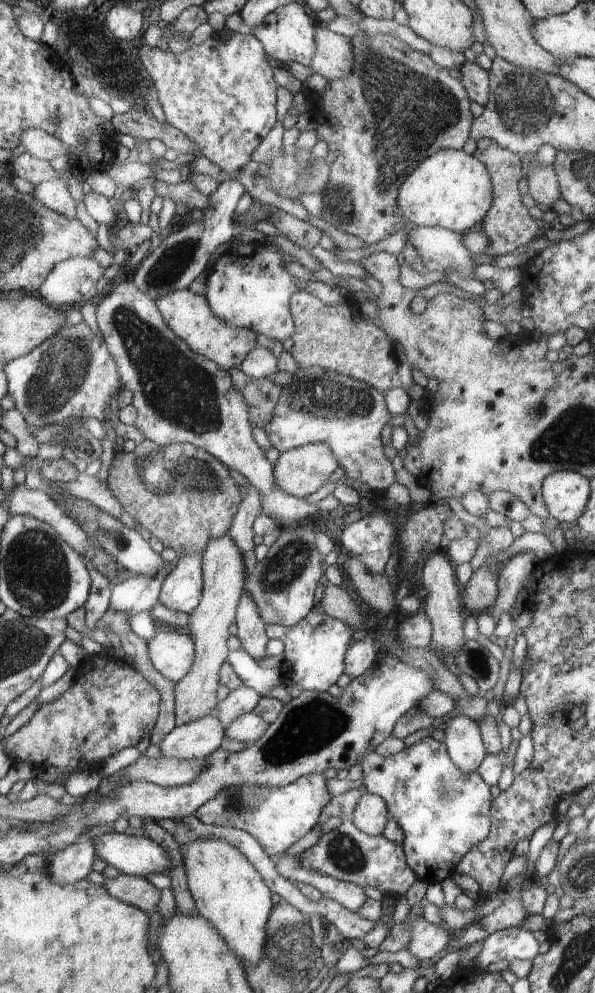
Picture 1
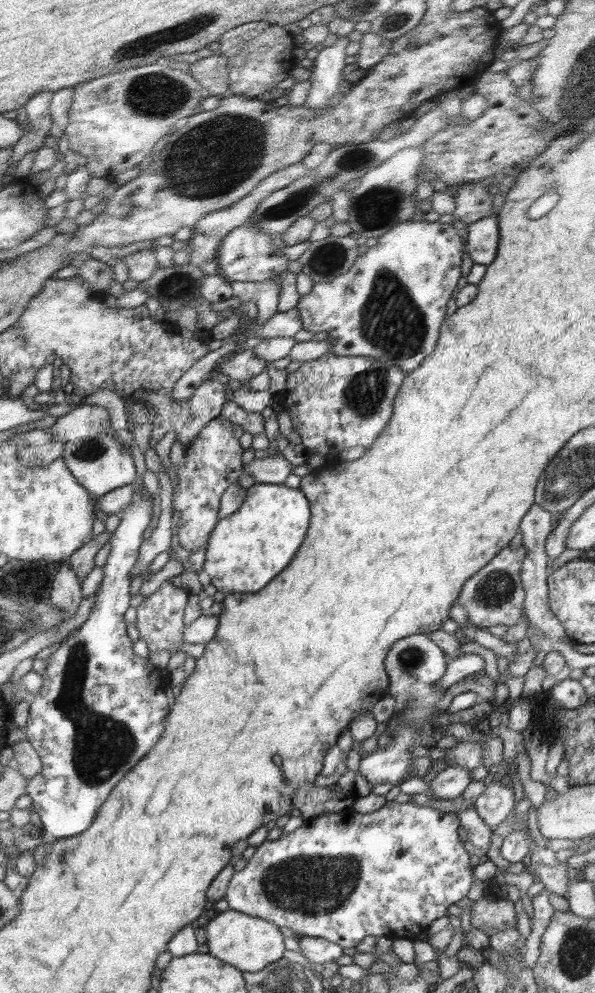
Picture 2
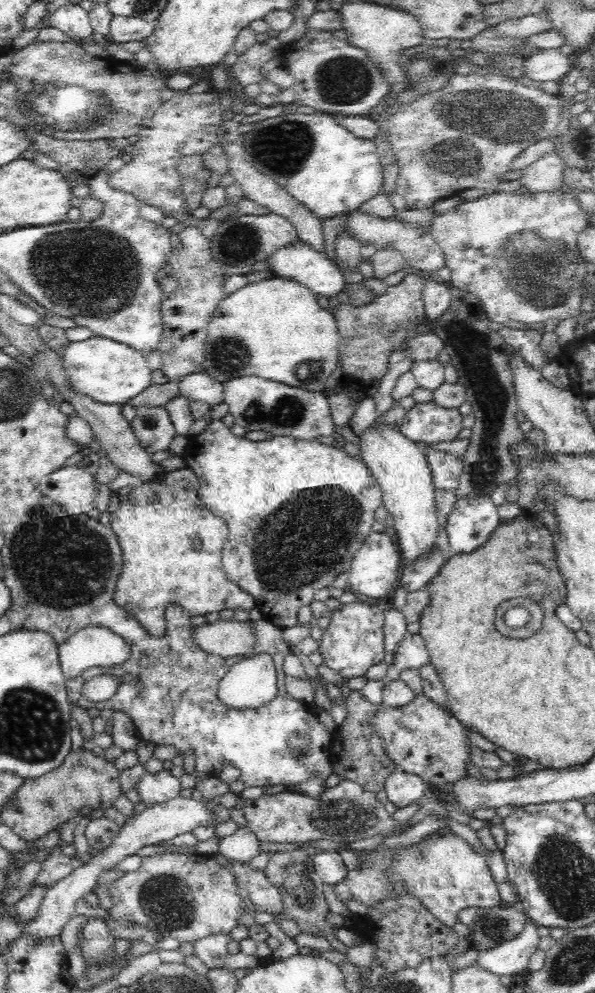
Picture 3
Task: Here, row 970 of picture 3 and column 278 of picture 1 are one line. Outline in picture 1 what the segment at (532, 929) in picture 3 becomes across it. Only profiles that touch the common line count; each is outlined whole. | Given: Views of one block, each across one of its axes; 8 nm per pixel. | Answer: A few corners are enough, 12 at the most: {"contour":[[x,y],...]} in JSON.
{"contour":[[131,279],[96,318],[136,426],[258,488],[279,528],[318,513],[278,486],[228,371]]}

